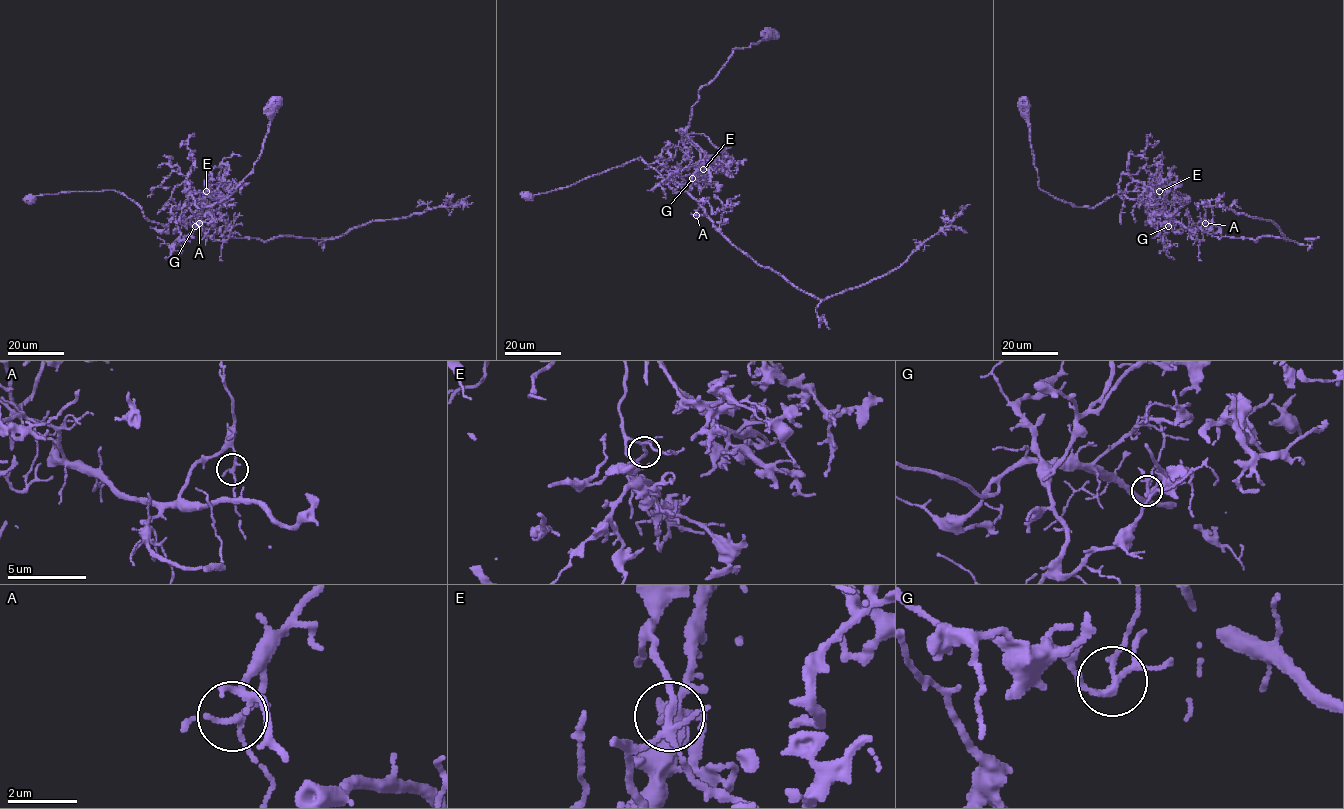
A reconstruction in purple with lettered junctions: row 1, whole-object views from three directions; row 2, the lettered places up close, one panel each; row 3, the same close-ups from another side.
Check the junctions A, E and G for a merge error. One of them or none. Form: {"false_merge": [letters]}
{"false_merge": ["G"]}

